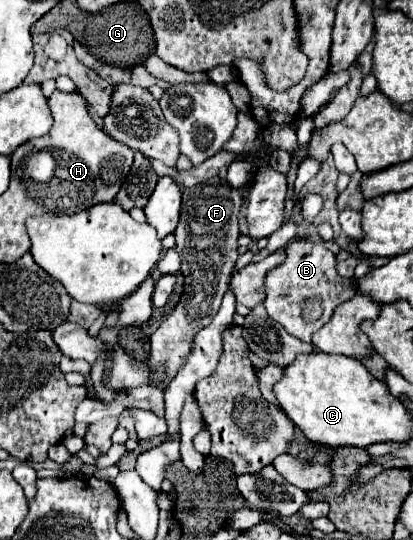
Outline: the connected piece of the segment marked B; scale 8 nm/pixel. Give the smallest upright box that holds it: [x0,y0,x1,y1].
[263,243,357,343]

